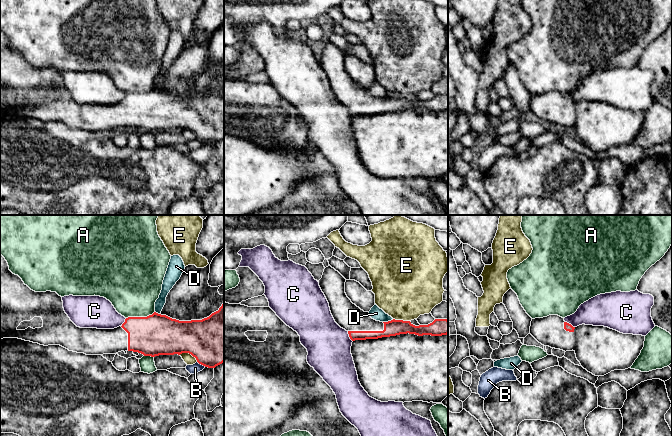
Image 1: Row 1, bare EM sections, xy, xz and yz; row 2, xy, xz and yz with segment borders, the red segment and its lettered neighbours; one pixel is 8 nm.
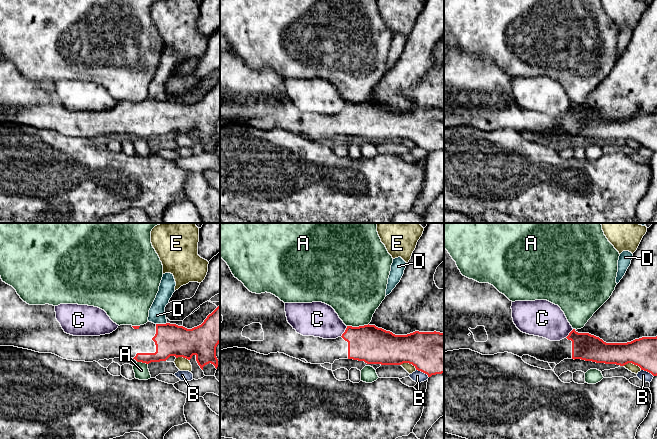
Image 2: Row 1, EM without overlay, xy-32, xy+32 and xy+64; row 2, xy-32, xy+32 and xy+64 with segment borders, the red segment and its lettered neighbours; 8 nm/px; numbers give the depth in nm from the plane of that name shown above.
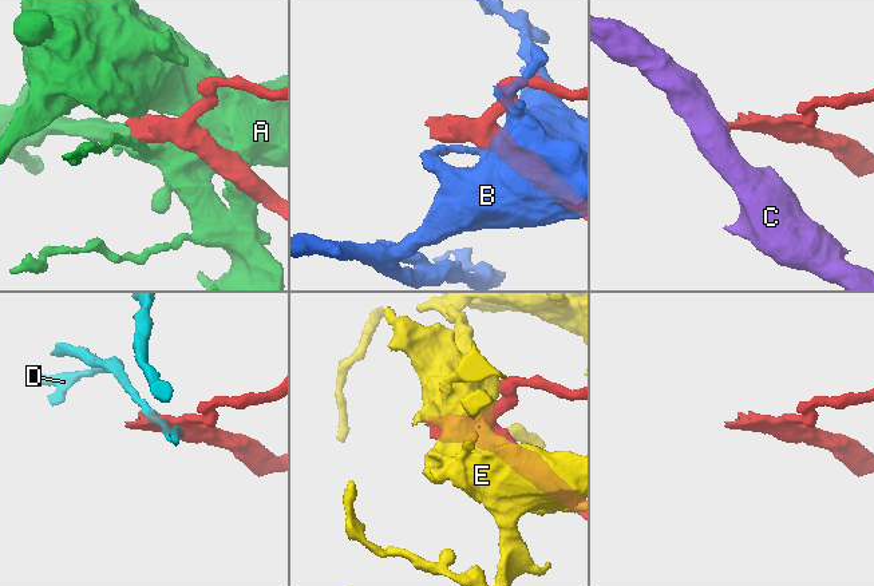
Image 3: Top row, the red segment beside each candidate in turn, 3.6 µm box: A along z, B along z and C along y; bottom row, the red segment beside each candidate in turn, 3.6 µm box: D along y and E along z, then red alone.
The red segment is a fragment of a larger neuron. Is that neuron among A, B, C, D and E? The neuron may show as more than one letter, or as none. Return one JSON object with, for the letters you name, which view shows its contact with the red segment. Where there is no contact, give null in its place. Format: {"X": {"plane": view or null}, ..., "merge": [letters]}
{"merge": []}

